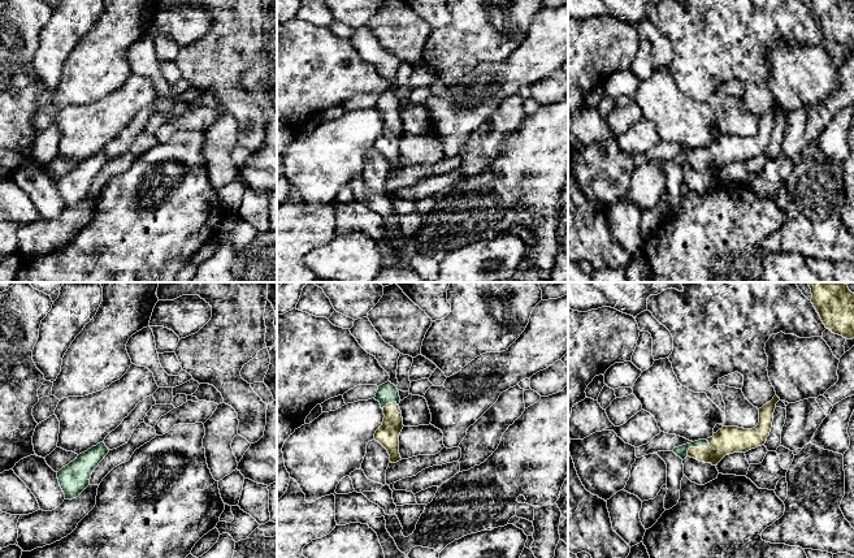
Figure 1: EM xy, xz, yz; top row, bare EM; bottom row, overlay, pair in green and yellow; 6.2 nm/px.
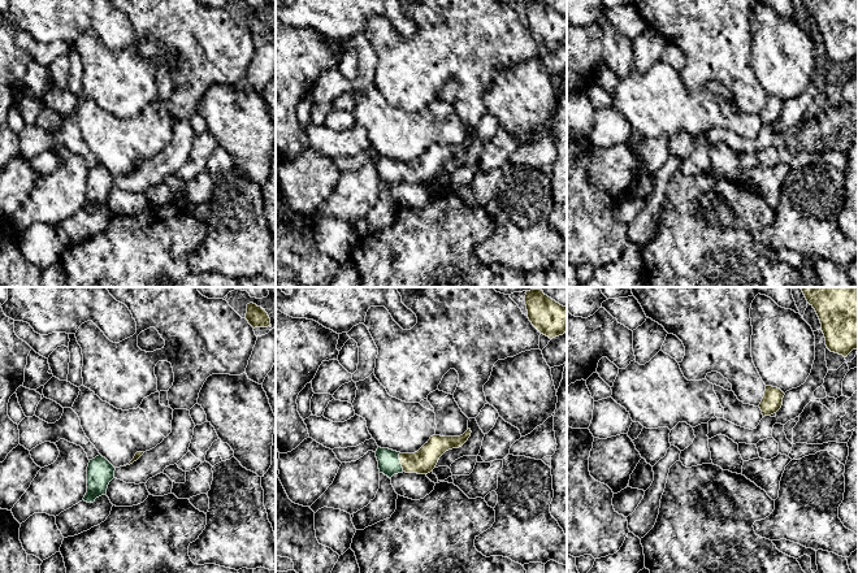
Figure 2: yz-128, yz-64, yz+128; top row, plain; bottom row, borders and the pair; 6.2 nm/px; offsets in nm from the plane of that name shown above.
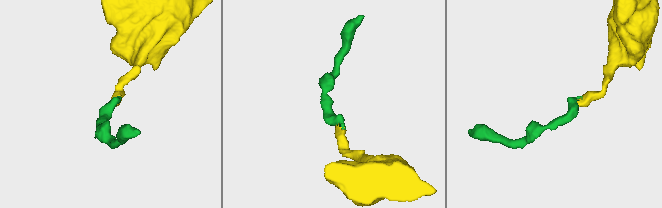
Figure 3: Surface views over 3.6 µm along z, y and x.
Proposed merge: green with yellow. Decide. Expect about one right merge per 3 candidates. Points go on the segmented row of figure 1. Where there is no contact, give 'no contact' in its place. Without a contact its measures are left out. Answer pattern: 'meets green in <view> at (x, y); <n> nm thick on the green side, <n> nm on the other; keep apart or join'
meets green in yz at (697, 446); 70 nm thick on the green side, 170 nm on the other; join

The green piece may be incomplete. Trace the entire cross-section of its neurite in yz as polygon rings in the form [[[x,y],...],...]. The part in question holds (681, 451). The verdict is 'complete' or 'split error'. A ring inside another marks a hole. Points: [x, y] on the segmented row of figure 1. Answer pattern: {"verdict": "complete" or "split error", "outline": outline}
{"verdict": "split error", "outline": [[[775,395],[771,402],[759,408],[759,423],[753,429],[723,427],[707,440],[690,442],[675,447],[672,451],[682,460],[686,457],[690,457],[699,462],[718,466],[725,455],[733,453],[746,453],[751,449],[762,446],[770,436],[773,412],[779,401],[780,398]]]}

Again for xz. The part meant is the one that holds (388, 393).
{"verdict": "split error", "outline": [[[387,381],[378,386],[374,399],[380,402],[385,415],[382,425],[374,433],[374,440],[387,450],[390,462],[396,463],[402,460],[399,454],[399,434],[404,427],[399,407],[399,392],[394,384]]]}

